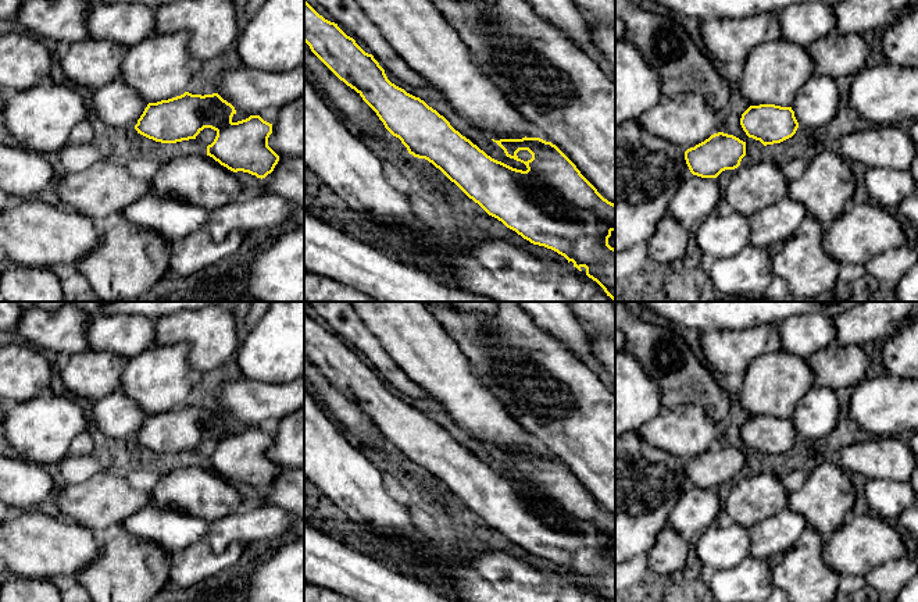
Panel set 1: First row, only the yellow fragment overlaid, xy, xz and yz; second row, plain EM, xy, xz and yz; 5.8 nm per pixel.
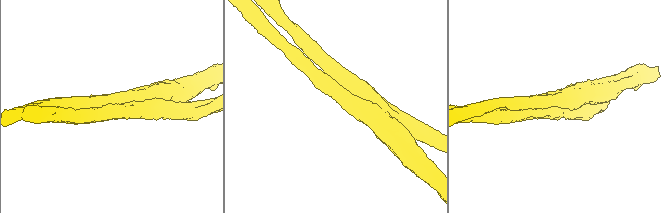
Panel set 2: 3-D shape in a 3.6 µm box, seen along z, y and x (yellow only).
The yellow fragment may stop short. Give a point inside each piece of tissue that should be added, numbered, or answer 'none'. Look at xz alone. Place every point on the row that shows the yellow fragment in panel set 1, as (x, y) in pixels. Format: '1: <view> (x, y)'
none

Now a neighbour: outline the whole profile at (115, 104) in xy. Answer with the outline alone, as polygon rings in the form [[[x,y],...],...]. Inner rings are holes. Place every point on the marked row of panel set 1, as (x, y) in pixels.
[[[115,79],[93,90],[90,110],[97,125],[135,127],[147,101],[129,85]]]

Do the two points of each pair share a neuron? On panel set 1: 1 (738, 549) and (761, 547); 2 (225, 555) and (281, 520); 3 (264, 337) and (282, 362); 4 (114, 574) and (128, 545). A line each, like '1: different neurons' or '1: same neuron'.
1: different neurons
2: different neurons
3: same neuron
4: same neuron

